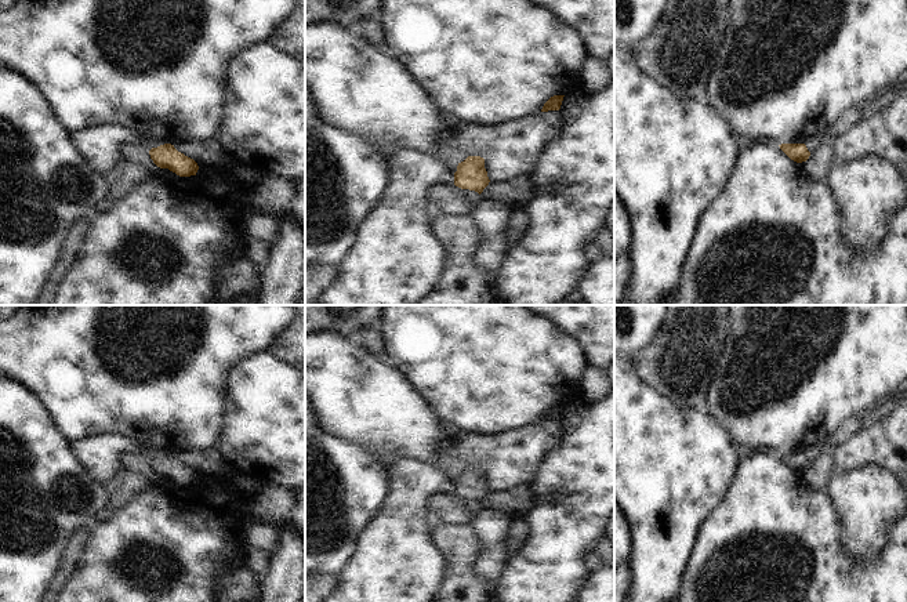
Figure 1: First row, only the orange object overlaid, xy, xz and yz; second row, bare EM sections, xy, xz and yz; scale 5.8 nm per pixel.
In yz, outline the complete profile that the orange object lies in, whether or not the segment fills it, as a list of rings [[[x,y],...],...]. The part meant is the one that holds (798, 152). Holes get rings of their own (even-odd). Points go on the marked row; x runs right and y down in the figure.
[[[781,144],[780,149],[794,162],[806,162],[810,156],[805,144]]]

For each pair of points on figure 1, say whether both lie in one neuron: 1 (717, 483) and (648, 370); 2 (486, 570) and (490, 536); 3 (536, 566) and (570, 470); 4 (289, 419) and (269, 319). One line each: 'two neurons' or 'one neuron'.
1: two neurons
2: one neuron
3: one neuron
4: two neurons

